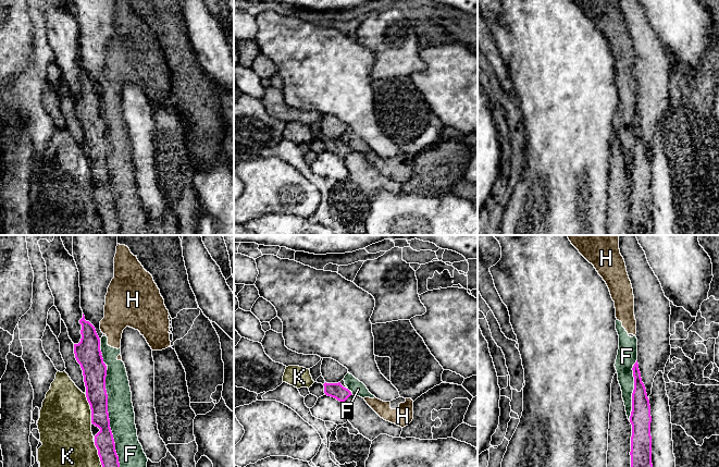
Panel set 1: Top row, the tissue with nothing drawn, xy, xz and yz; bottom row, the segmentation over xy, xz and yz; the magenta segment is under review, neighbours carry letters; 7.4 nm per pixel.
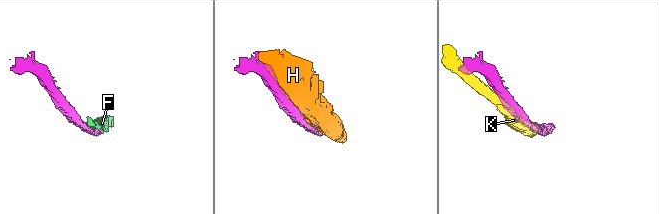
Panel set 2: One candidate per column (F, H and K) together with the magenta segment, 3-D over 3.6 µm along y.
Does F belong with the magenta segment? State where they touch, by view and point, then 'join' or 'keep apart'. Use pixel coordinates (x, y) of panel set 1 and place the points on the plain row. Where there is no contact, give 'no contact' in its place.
meets magenta in xy at (109, 181); keep apart

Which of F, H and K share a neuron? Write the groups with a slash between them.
F H / K

